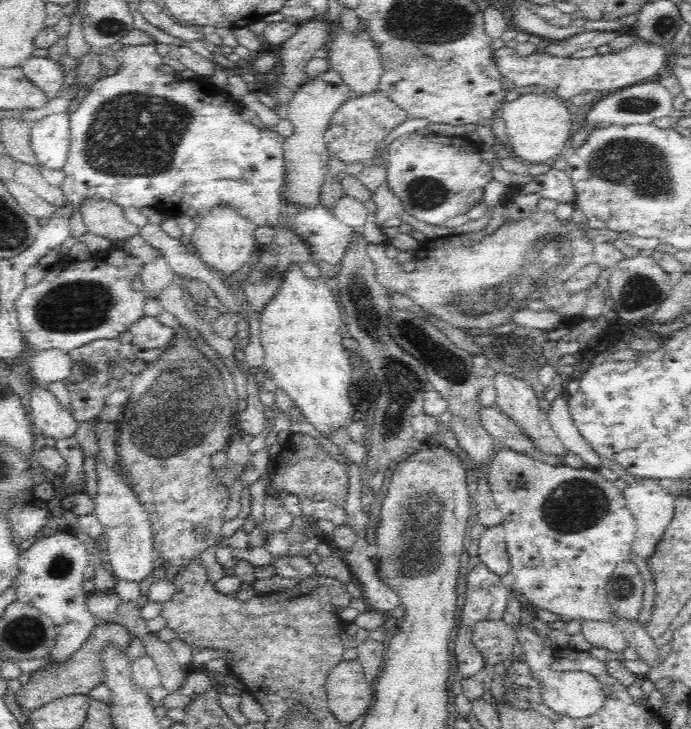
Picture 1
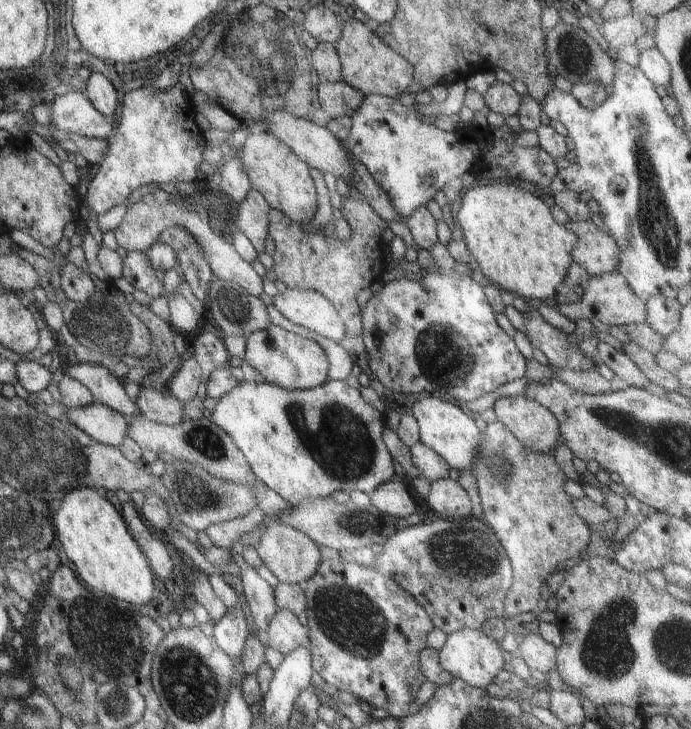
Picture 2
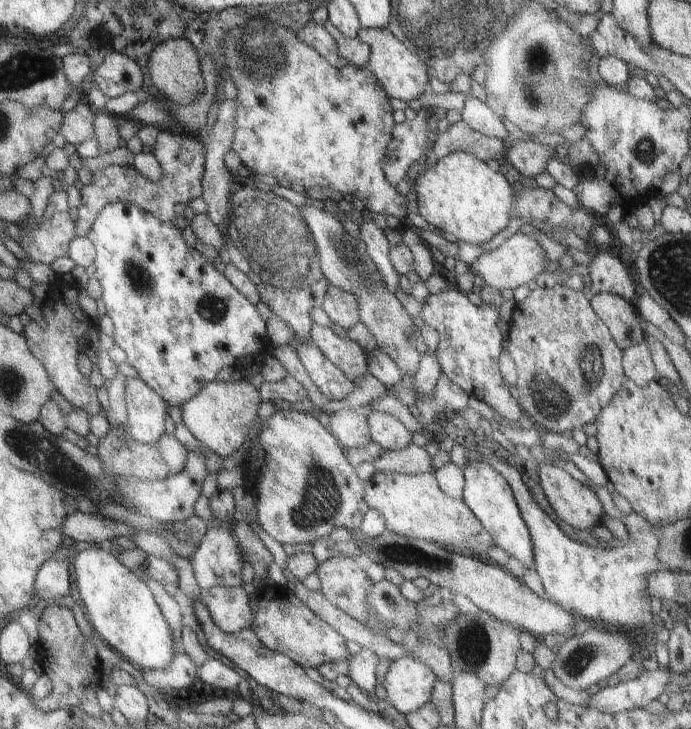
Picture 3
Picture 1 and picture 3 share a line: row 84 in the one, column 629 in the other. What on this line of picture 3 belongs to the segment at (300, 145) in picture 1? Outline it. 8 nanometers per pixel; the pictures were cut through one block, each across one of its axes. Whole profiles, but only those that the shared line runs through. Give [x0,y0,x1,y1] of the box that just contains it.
[588,293,645,349]

